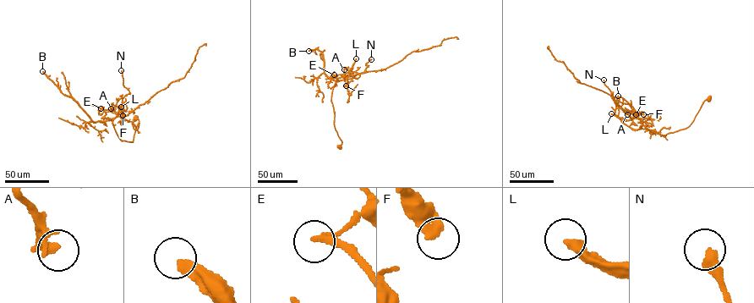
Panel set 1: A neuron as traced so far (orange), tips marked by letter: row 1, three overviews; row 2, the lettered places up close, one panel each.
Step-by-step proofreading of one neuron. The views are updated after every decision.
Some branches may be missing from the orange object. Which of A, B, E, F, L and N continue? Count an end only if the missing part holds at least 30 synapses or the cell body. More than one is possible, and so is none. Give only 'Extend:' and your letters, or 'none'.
Extend: B, E, L

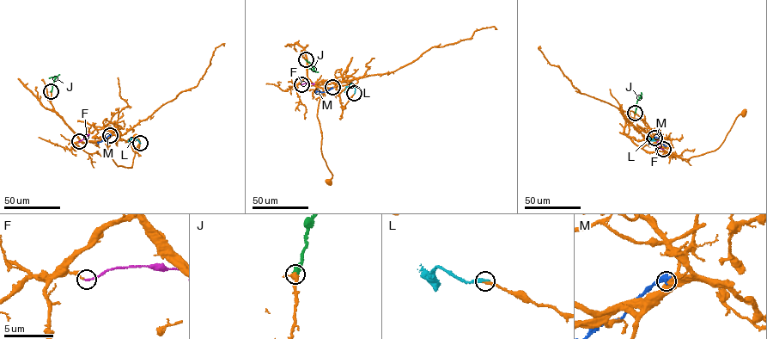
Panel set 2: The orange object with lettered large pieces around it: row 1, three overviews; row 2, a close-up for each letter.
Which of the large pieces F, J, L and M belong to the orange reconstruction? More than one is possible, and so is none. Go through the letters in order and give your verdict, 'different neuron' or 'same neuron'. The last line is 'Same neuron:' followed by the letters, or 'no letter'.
F: different neuron
J: same neuron
L: different neuron
M: different neuron
Same neuron: J

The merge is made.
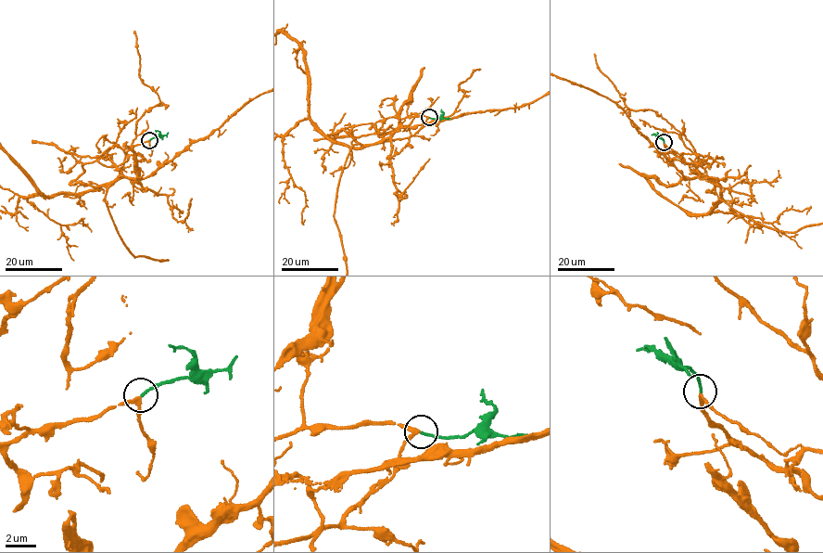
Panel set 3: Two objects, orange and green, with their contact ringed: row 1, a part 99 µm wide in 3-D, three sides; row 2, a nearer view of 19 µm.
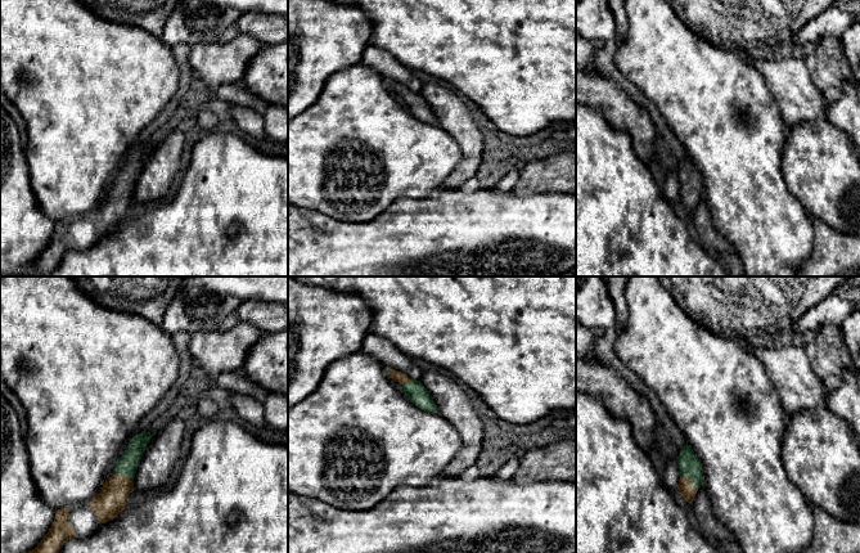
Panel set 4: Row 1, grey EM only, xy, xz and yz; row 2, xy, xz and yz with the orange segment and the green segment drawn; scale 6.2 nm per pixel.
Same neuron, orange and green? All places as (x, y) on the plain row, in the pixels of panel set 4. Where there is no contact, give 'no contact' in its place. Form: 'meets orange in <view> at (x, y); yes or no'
meets orange in yz at (690, 190); yes

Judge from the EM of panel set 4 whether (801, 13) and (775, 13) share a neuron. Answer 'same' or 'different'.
same

